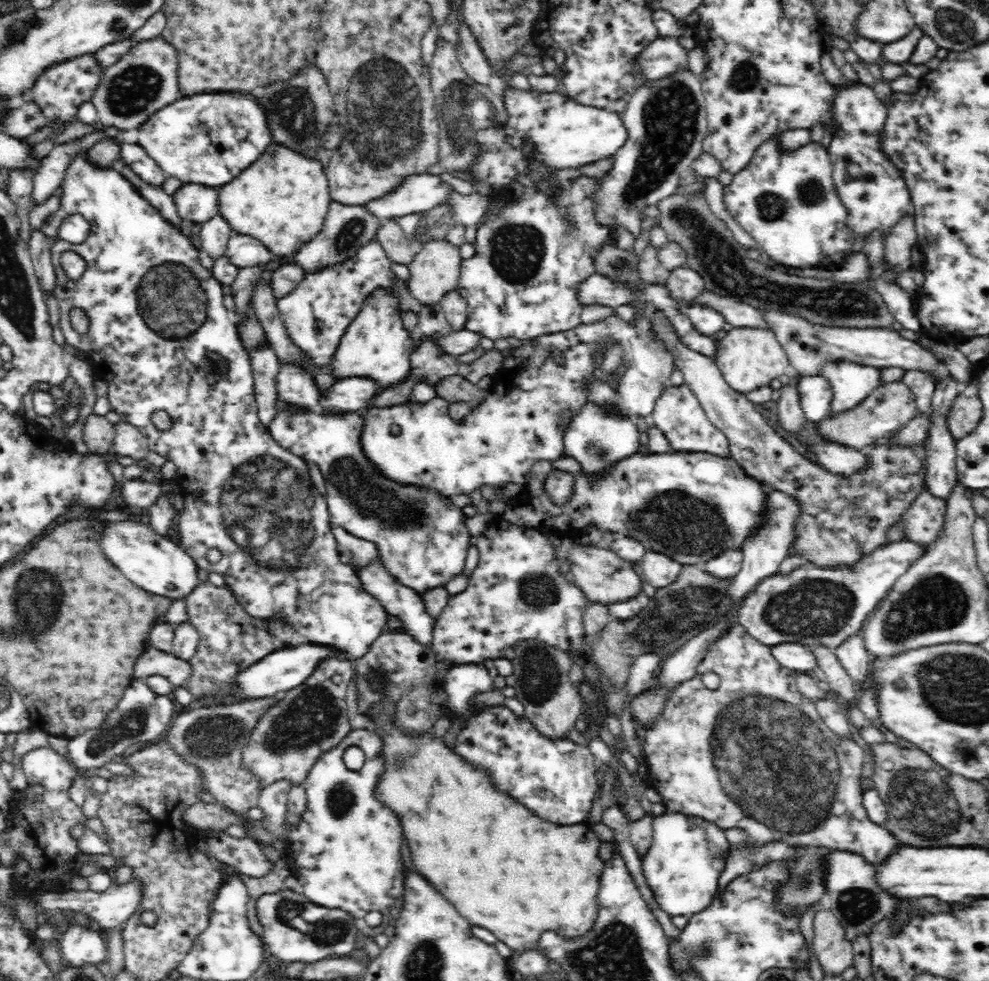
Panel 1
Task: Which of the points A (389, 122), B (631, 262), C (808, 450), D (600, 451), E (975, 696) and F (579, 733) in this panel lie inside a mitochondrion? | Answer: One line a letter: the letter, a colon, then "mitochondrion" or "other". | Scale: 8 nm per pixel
A: mitochondrion
B: other
C: other
D: mitochondrion
E: mitochondrion
F: other

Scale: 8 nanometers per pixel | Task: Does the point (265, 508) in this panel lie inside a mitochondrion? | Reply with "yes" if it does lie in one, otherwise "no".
yes

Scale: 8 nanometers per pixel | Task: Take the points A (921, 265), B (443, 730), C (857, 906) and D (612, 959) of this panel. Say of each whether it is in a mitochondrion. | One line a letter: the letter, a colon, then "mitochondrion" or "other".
A: other
B: other
C: mitochondrion
D: mitochondrion

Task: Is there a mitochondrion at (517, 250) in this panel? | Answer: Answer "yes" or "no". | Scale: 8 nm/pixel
yes

